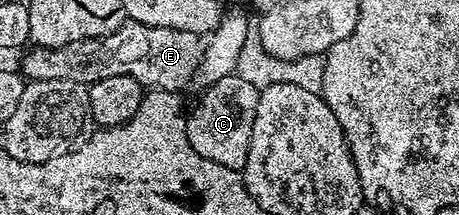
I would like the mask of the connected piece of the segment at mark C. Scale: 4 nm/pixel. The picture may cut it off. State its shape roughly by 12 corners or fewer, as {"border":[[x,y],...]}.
{"border":[[235,74],[185,116],[191,150],[240,172],[259,90]]}

